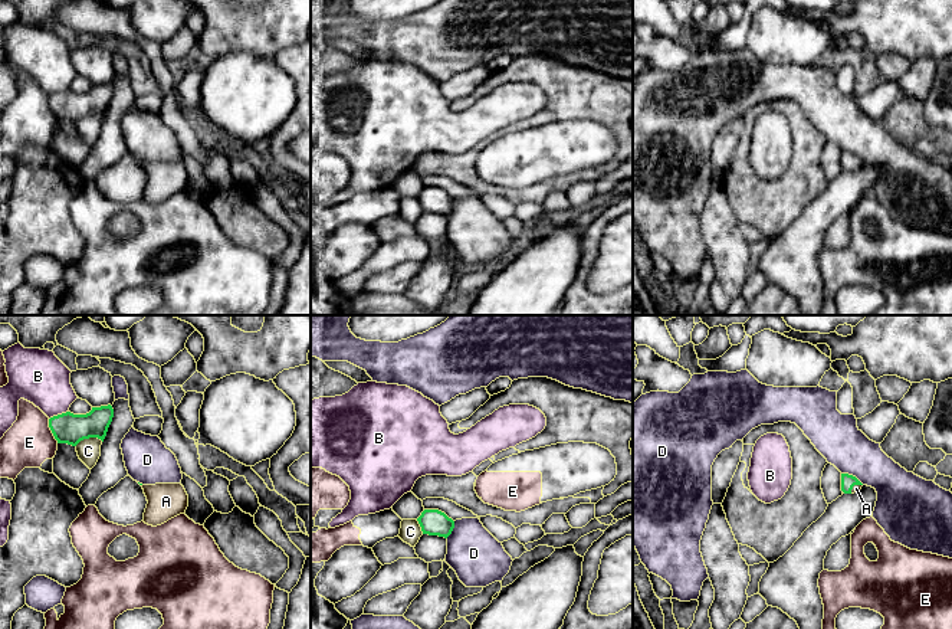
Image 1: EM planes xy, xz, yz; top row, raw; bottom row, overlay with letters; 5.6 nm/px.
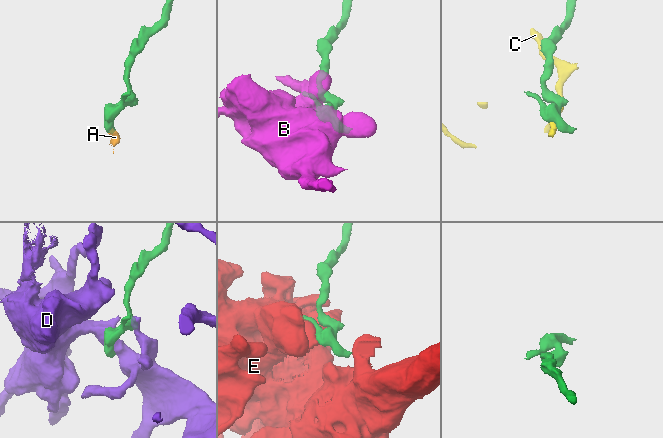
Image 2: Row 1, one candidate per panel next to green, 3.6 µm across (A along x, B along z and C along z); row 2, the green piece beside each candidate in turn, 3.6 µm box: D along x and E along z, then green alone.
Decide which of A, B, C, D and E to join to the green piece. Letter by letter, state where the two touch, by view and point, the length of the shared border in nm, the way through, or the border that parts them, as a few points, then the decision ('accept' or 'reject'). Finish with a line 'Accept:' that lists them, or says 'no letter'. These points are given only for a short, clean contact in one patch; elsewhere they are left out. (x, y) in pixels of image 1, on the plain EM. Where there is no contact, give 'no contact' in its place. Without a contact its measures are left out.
A: meets green in yz at (854, 161); contact 90 nm long; runs through yz (847, 159), (854, 161), (856, 166); accept
B: meets green in xy at (58, 92); contact 120 nm long; reject
C: meets green in xy at (88, 115); contact 160 nm long; reject
D: meets green in yz at (852, 153); contact 140 nm long; reject
E: meets green in xy at (51, 107); contact 150 nm long; reject
Accept: A

